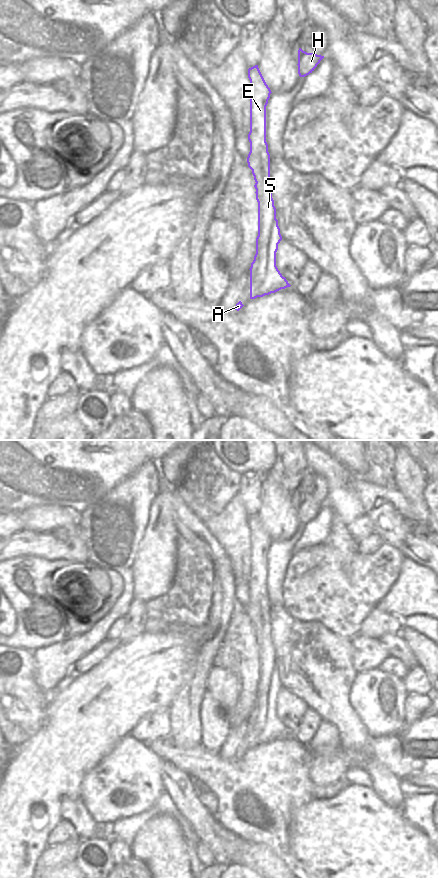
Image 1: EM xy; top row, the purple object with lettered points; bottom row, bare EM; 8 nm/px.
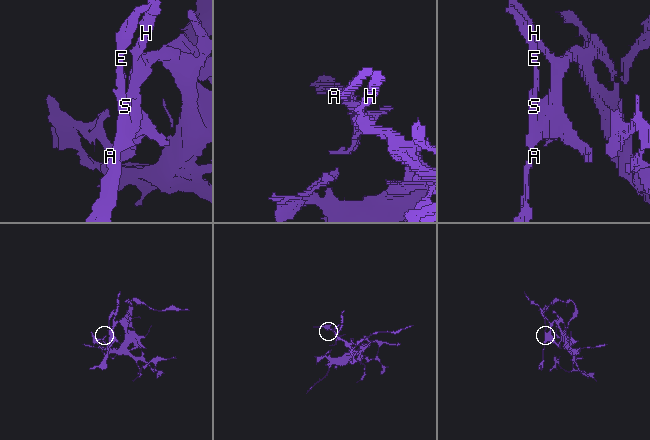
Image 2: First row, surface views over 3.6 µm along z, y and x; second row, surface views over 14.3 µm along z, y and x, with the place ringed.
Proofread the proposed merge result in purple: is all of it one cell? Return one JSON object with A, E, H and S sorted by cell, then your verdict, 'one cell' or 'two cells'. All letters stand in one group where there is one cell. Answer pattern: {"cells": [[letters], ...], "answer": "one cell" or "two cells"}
{"cells": [["A", "E", "S"], ["H"]], "answer": "two cells"}

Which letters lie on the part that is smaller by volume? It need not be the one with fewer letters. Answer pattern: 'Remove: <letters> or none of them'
Remove: A, E, S

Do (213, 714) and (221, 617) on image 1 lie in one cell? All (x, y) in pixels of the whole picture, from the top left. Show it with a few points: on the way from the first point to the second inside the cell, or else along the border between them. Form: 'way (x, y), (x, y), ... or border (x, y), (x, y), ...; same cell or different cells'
border (205, 692), (202, 696), (199, 716); different cells

